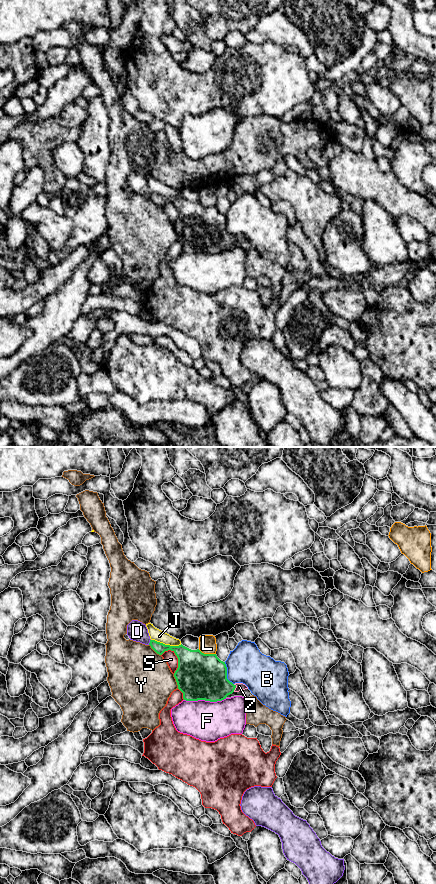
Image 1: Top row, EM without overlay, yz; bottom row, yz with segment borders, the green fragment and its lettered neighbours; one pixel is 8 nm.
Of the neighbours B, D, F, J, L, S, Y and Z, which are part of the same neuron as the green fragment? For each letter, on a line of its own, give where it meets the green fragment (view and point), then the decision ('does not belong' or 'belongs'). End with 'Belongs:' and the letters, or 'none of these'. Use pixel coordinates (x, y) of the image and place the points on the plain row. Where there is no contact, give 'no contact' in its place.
B: contact yz (226, 225); does not belong
D: contact yz (150, 194); does not belong
F: contact yz (205, 252); does not belong
J: contact yz (166, 197); does not belong
L: contact yz (207, 206); does not belong
S: contact yz (178, 212); does not belong
Y: contact yz (176, 233); does not belong
Z: contact yz (235, 239); belongs
Belongs: Z

